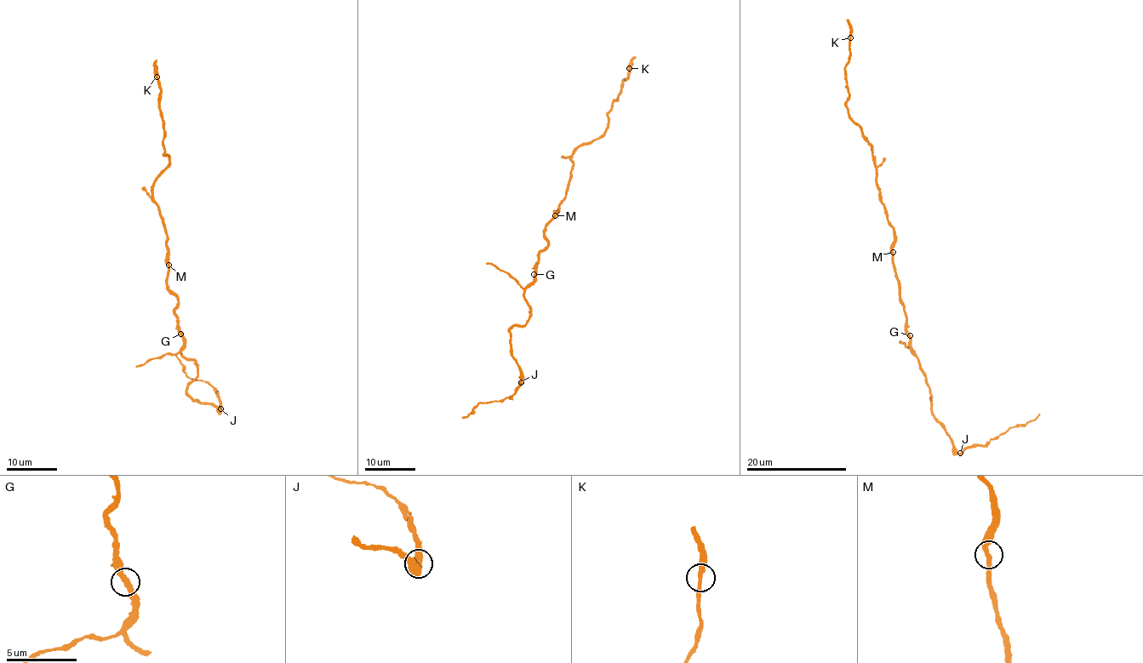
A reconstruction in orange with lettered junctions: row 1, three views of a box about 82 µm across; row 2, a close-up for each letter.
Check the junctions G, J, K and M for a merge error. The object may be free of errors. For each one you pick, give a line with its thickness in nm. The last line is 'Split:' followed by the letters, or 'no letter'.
J: 360 nm
Split: J

